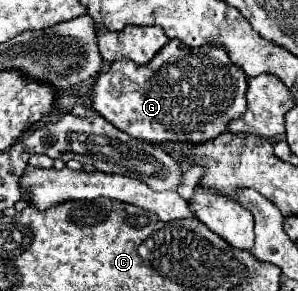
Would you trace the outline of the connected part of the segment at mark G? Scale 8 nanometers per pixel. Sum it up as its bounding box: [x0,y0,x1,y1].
[93,41,247,143]

